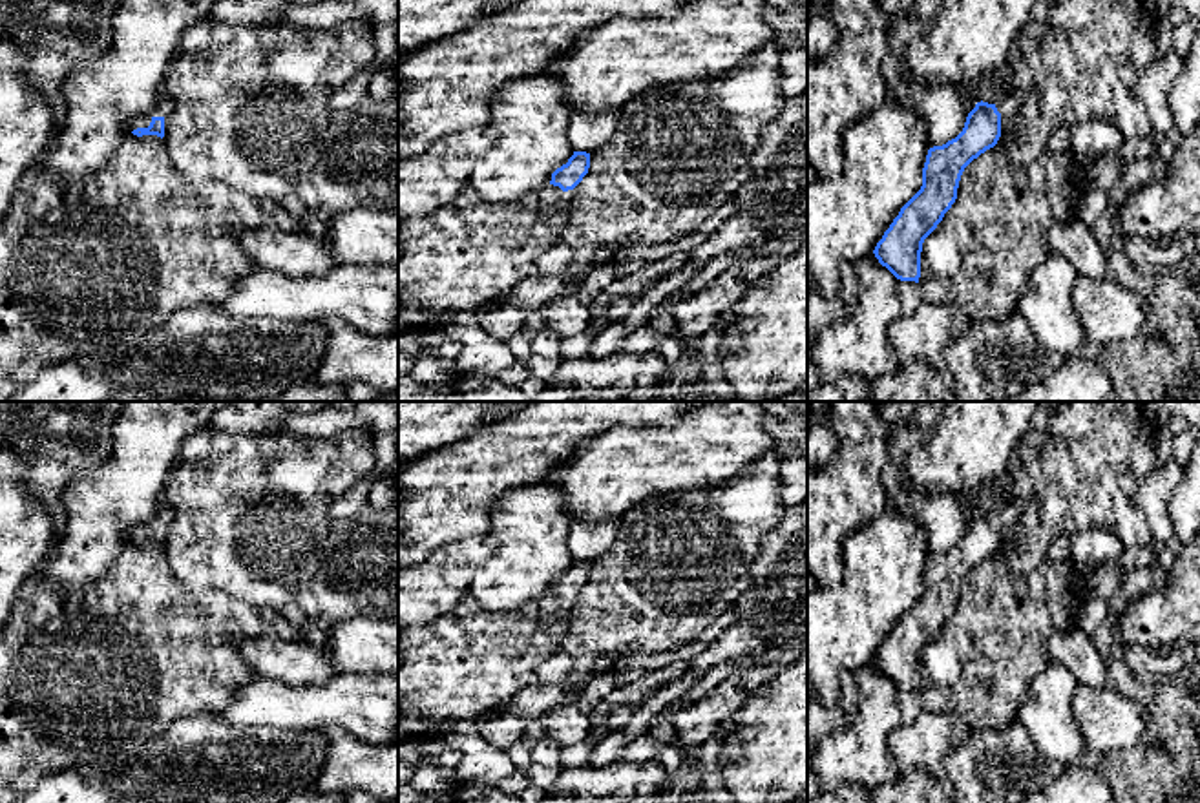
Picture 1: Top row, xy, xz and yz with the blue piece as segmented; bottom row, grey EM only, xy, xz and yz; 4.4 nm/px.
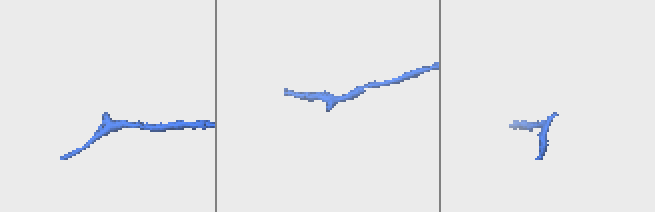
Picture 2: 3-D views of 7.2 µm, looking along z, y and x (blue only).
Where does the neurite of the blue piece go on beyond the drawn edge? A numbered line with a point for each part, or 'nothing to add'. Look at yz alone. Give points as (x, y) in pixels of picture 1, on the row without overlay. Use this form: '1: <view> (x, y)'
1: yz (1007, 513)

